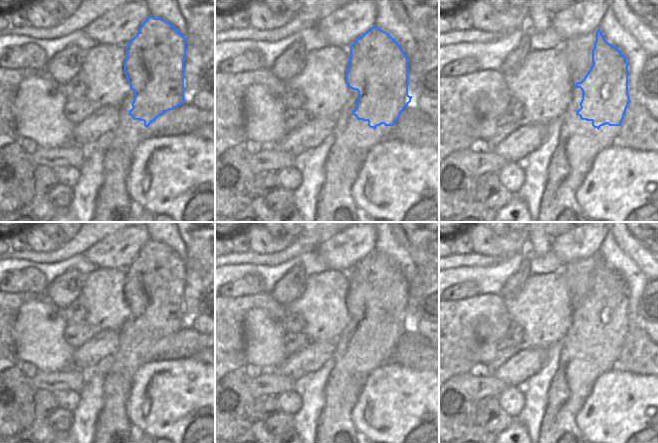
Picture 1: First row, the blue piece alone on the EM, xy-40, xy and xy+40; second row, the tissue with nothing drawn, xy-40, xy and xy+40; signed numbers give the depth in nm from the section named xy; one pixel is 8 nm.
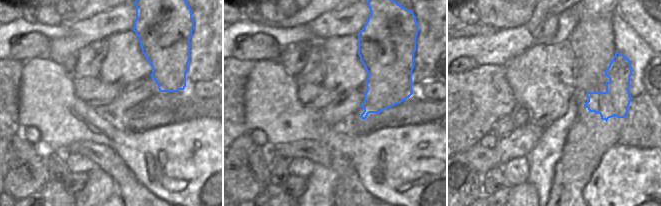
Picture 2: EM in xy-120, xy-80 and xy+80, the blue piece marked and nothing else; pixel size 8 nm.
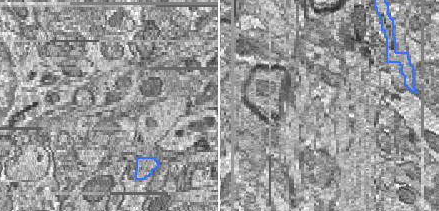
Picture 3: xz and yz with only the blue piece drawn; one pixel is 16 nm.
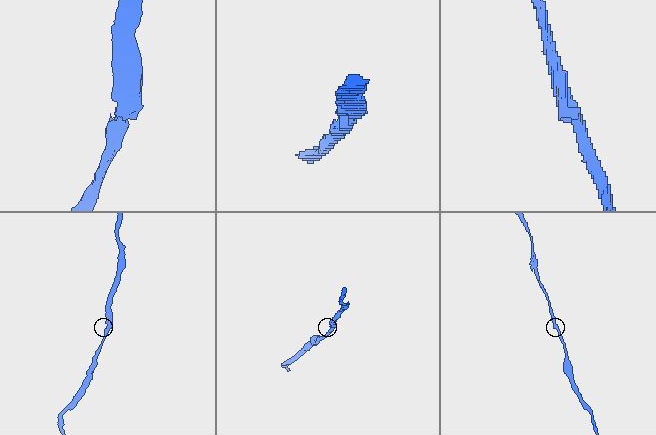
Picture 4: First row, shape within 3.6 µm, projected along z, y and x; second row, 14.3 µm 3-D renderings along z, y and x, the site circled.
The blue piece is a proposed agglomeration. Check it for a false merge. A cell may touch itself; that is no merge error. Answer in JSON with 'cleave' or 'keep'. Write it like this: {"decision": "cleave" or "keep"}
{"decision": "cleave"}

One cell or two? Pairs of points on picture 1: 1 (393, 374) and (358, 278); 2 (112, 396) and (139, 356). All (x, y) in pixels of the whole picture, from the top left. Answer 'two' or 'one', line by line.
1: two
2: one

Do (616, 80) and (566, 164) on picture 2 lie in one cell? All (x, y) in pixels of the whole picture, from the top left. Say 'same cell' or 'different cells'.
same cell

